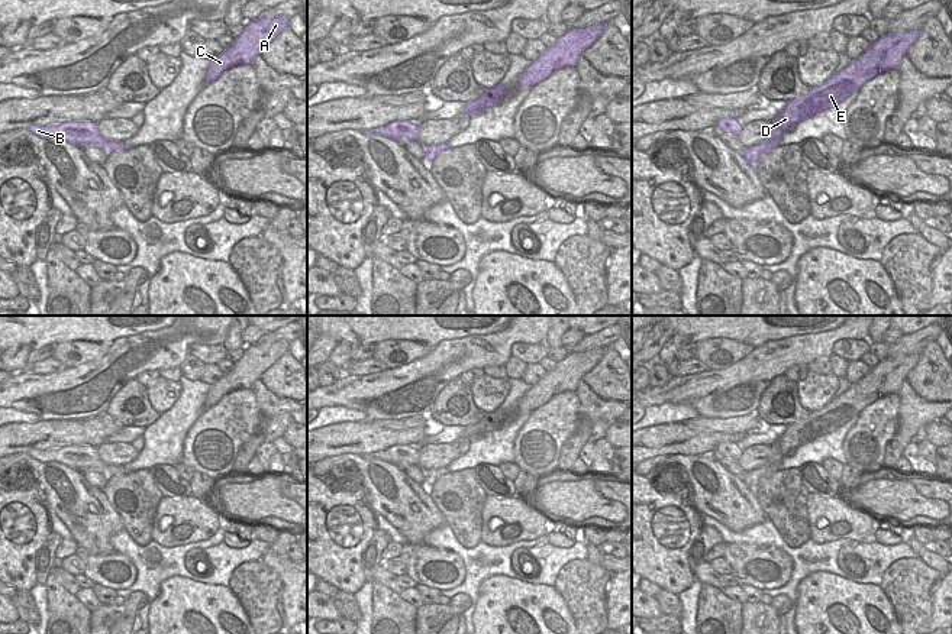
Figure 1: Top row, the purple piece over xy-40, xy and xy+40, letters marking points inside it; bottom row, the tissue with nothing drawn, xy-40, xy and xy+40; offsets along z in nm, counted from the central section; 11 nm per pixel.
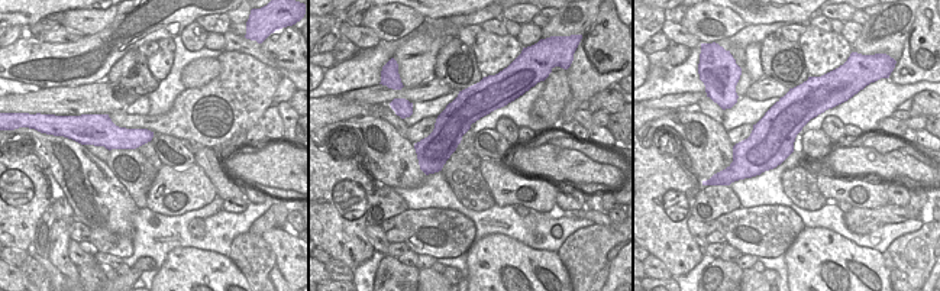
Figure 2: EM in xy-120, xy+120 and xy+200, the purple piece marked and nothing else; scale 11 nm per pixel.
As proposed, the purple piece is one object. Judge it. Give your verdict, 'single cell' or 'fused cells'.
fused cells

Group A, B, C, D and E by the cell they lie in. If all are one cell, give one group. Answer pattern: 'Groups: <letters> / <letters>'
Groups: A C D E / B.

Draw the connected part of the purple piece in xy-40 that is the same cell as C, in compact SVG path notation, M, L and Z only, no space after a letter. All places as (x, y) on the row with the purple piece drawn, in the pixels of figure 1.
M277 14L275 17L258 16L245 22L243 32L233 39L233 45L212 61L206 71L204 87L235 65L252 65L255 56L285 28L288 28L288 17L284 14Z

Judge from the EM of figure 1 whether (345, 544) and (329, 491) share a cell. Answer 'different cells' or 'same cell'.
same cell

